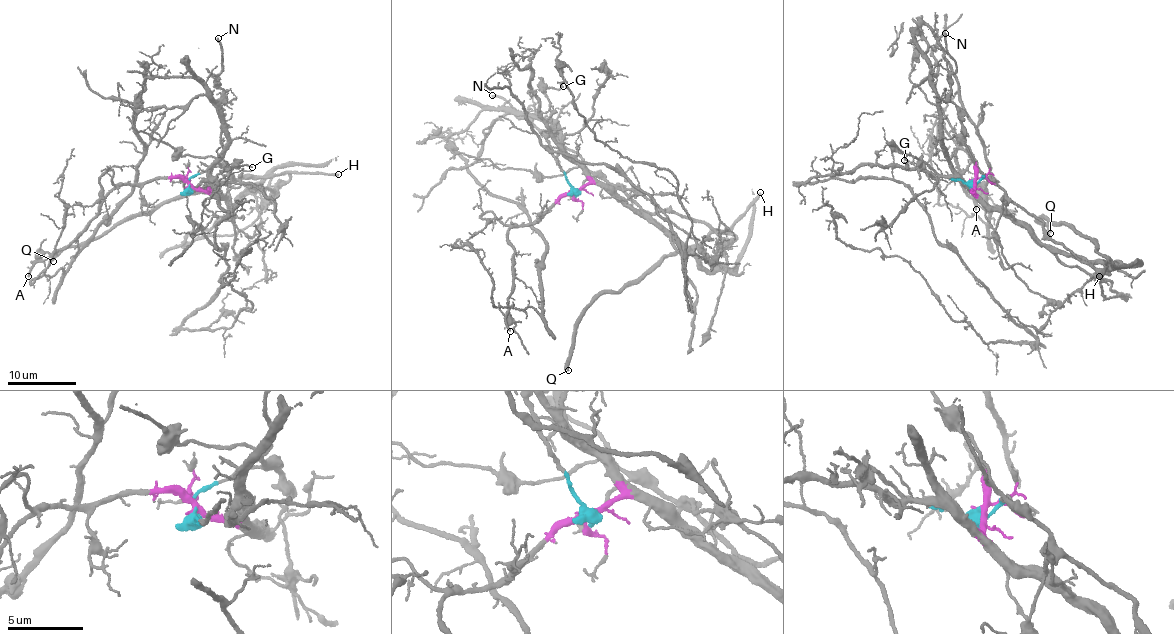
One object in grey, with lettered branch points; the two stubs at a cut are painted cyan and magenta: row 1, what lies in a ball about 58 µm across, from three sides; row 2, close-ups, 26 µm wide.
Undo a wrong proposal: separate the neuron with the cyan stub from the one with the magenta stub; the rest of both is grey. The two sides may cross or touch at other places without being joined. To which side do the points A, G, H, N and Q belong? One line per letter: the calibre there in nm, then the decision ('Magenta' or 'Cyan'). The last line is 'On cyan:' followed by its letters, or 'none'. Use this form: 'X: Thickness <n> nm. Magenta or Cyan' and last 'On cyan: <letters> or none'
A: Thickness 240 nm. Magenta
G: Thickness 150 nm. Cyan
H: Thickness 280 nm. Cyan
N: Thickness 220 nm. Cyan
Q: Thickness 400 nm. Cyan
On cyan: G, H, N, Q

